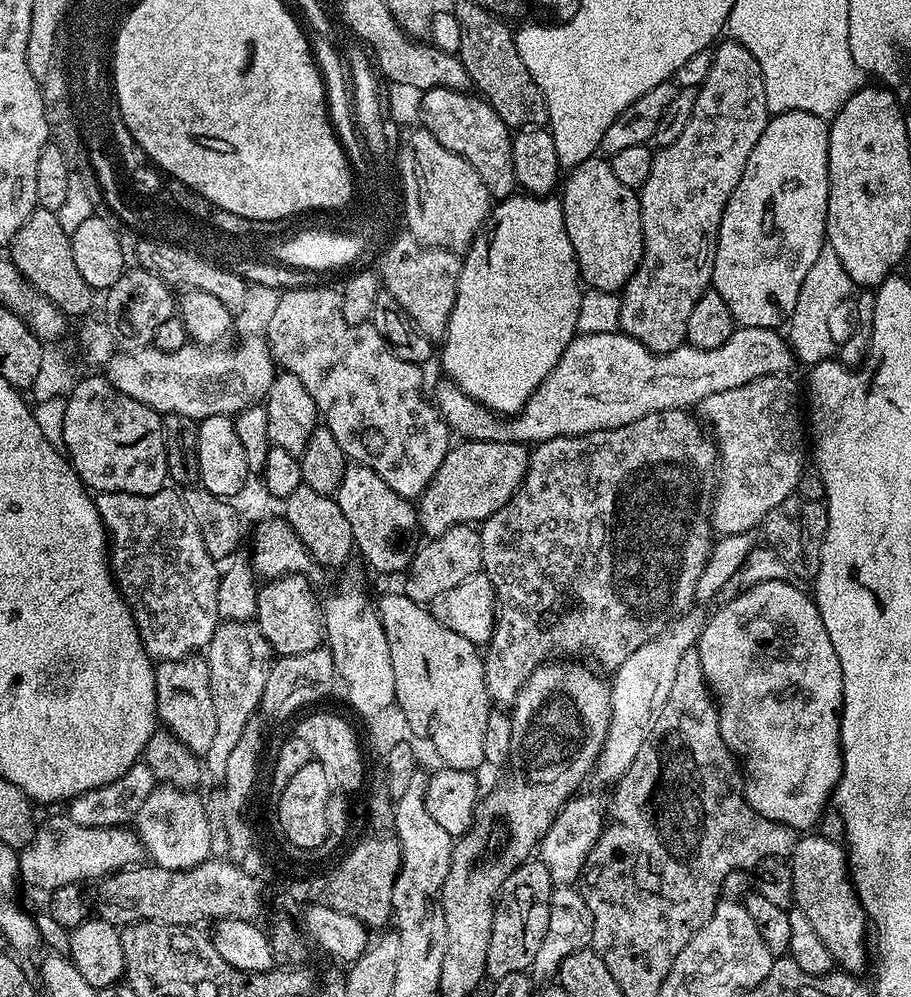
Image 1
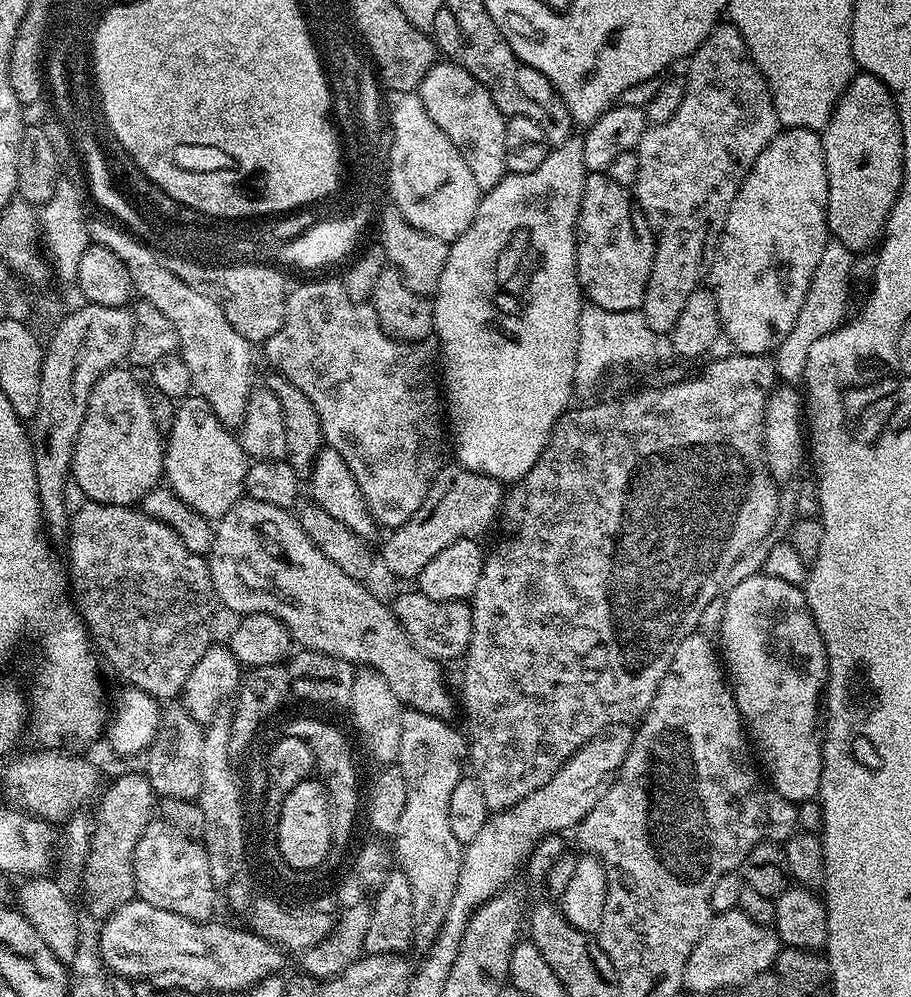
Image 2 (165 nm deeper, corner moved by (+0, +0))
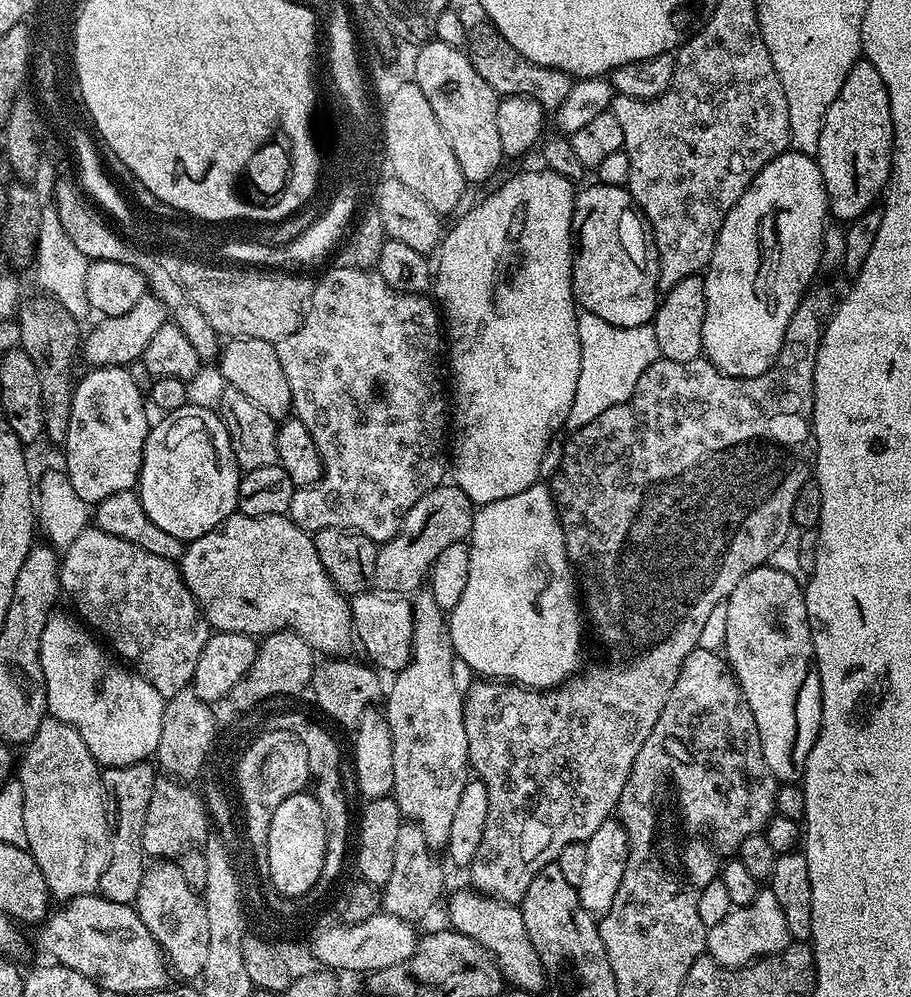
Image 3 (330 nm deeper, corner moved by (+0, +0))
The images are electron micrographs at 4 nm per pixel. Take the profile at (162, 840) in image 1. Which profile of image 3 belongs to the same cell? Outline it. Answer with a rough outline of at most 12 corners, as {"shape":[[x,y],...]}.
{"shape":[[152,862],[136,912],[180,976],[199,977],[206,906],[176,862]]}

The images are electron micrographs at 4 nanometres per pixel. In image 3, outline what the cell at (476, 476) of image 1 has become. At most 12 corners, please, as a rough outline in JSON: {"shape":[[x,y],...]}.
{"shape":[[430,490],[376,549],[375,587],[415,593],[469,539],[472,500]]}

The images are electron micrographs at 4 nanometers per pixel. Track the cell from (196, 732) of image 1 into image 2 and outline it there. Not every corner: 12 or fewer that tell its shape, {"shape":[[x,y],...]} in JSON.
{"shape":[[165,707],[146,750],[157,797],[195,801],[204,728]]}

